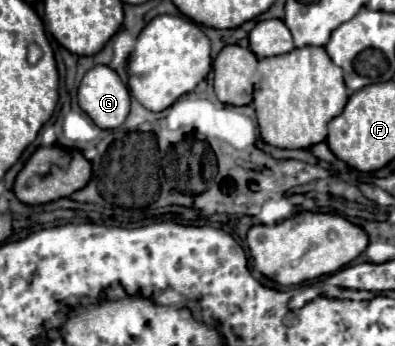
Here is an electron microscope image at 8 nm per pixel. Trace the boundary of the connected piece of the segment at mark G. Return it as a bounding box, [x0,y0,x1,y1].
[78,66,130,130]

